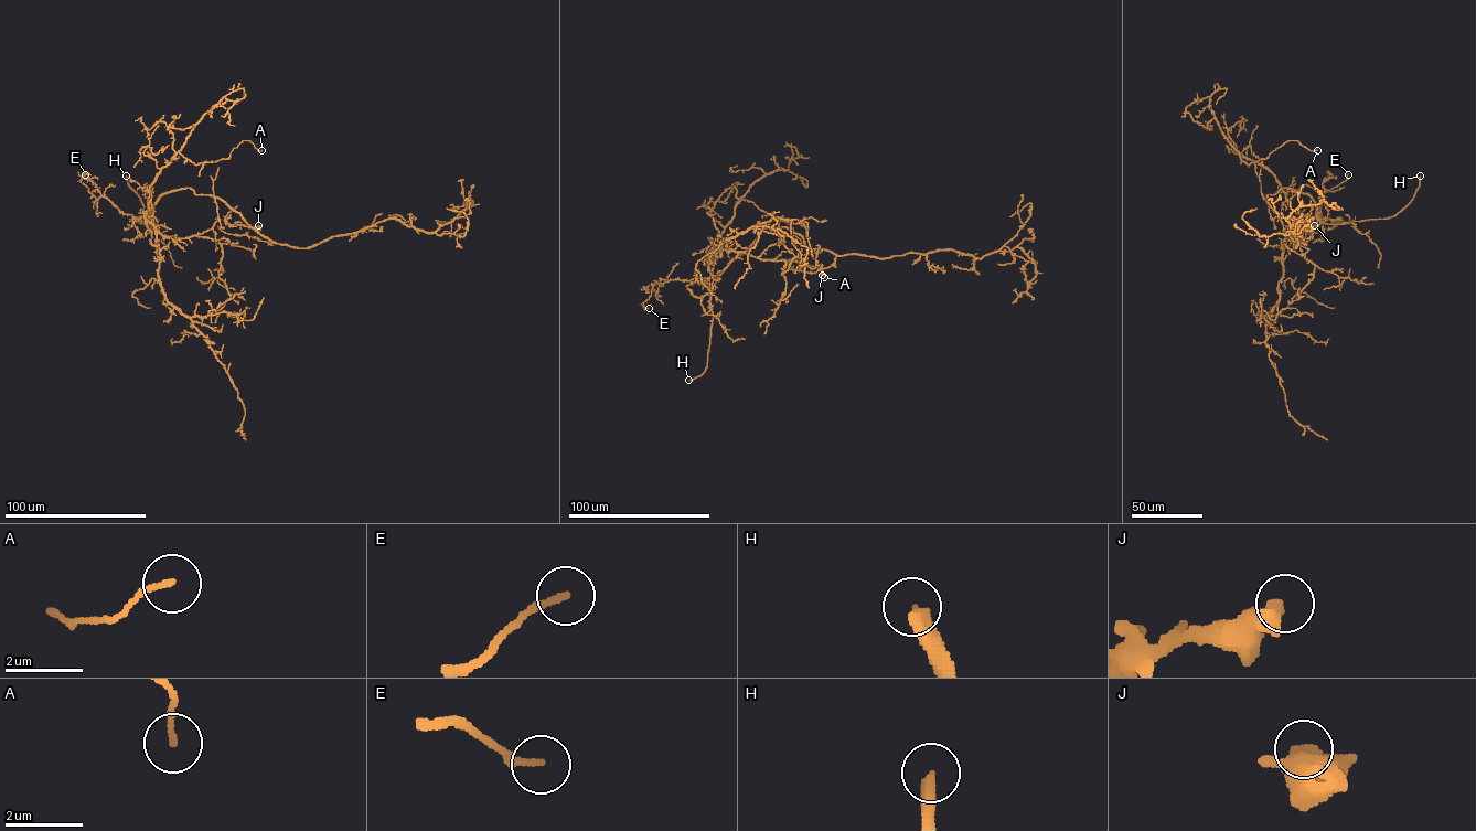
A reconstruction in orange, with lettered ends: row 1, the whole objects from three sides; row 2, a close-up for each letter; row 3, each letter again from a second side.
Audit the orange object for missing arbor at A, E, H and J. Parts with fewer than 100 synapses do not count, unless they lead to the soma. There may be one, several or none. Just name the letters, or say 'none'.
H

